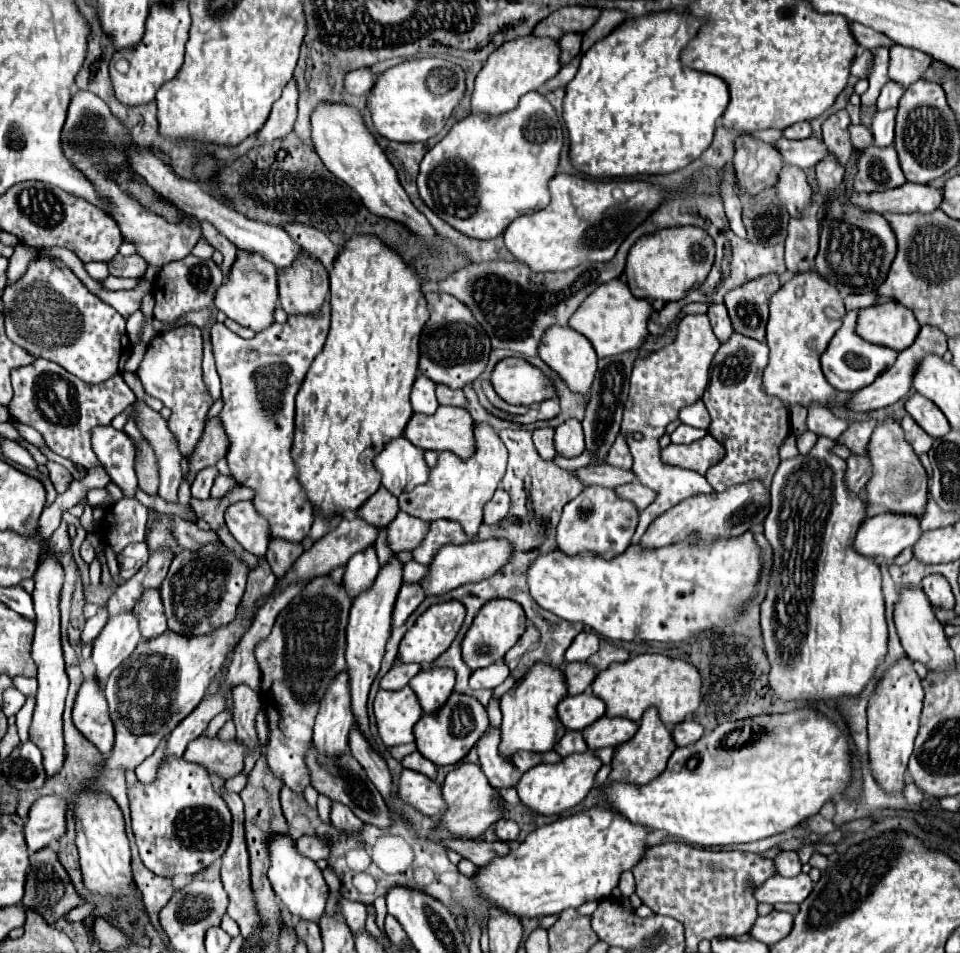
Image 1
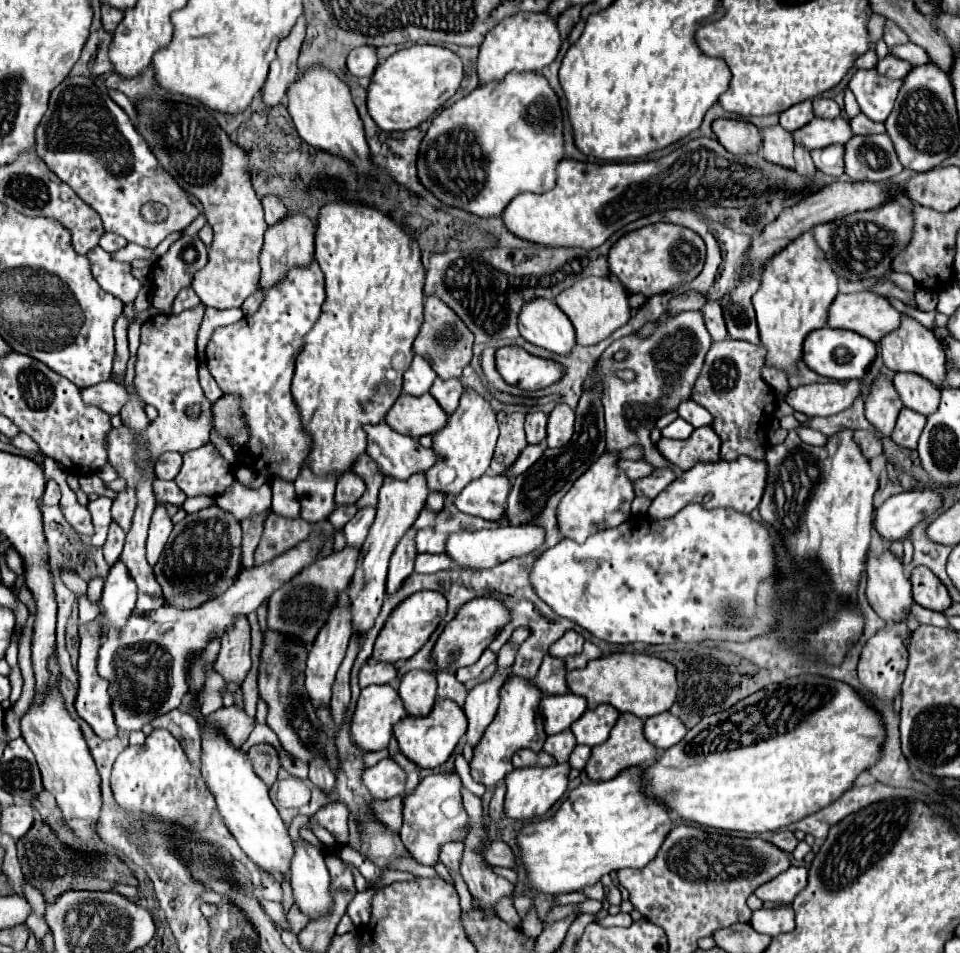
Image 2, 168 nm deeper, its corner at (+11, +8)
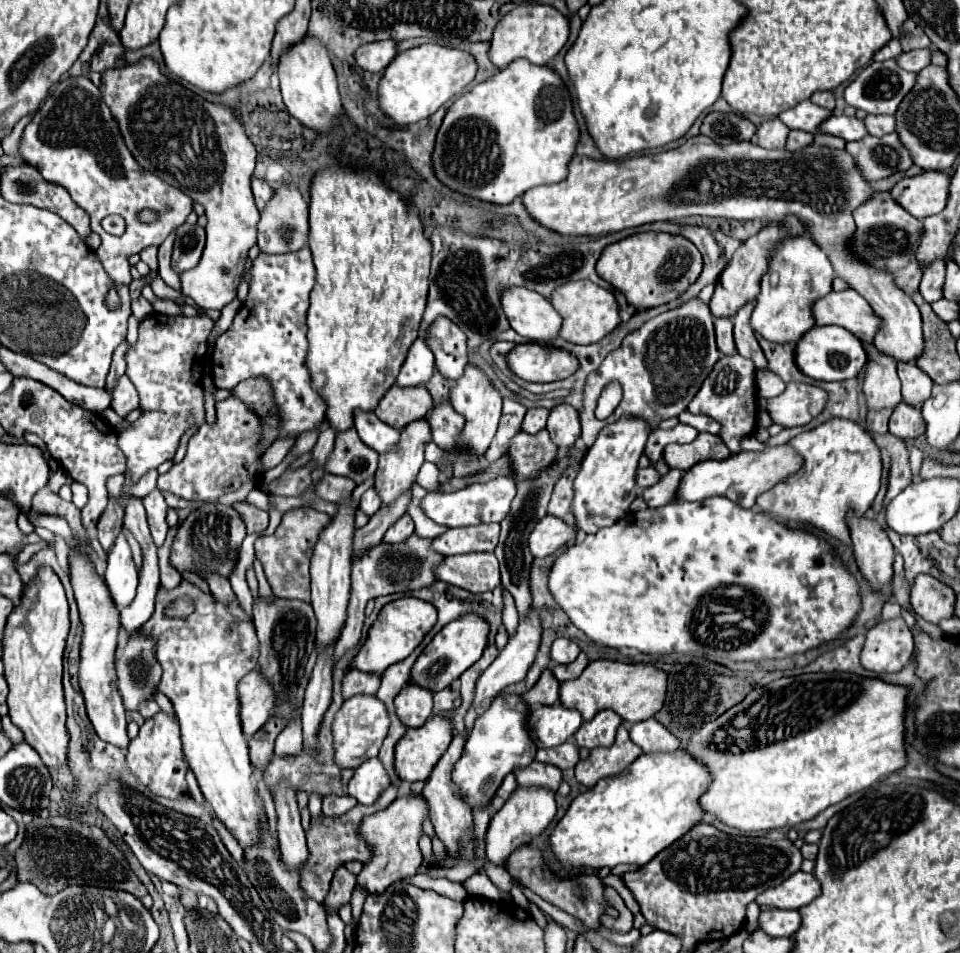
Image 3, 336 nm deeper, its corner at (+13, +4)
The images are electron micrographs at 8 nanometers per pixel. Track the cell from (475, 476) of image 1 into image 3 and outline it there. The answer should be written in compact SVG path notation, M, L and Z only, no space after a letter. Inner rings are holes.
M468 363L464 375L450 389L450 403L466 419L464 431L460 435L460 451L466 455L466 459L468 457L482 457L486 453L486 447L490 445L494 433L496 433L500 411L502 411L502 397L500 397L498 389L494 389L490 379L478 367Z

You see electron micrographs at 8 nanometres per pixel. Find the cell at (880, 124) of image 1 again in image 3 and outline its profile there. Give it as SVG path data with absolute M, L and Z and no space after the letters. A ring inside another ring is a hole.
M896 59L890 61L882 61L882 63L870 63L868 67L862 69L862 73L846 87L844 91L844 99L848 105L856 107L856 109L864 109L866 113L874 113L874 115L894 115L900 101L910 93L910 89L916 83L916 73L904 71Z

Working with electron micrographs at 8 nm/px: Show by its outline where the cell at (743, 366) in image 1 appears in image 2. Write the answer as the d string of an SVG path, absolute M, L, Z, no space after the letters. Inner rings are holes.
M724 339L714 341L706 353L704 367L692 389L692 399L708 409L714 417L712 429L722 441L720 459L734 461L748 455L756 461L764 459L768 449L768 429L776 413L776 393L762 379L764 367L764 347L752 345L748 341Z

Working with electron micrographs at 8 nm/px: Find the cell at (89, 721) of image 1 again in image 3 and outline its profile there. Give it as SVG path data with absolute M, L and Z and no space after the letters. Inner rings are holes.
M74 537L74 539L76 539L76 547L72 549L68 563L70 563L72 587L74 587L76 601L78 601L80 621L84 627L82 647L80 647L80 673L78 673L80 689L82 689L82 695L86 701L88 717L96 729L96 735L106 743L126 749L130 743L128 733L126 733L126 725L128 725L126 709L122 705L122 697L116 687L116 669L114 669L114 651L116 651L118 633L120 633L120 611L116 609L116 605L110 597L104 577L100 577L96 573L90 547L80 543L78 537Z

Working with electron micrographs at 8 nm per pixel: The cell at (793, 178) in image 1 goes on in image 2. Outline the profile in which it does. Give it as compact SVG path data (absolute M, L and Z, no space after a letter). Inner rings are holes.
M780 125L768 127L762 131L762 157L778 167L794 169L794 143L790 131L784 131Z

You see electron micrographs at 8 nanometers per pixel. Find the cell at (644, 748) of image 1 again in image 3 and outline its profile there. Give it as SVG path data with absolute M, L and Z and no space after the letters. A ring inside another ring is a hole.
M620 727L616 733L616 741L610 749L604 749L604 747L592 749L588 759L576 765L576 779L586 787L594 787L596 781L600 781L602 777L624 771L640 755L642 755L642 749L630 741L628 729Z

